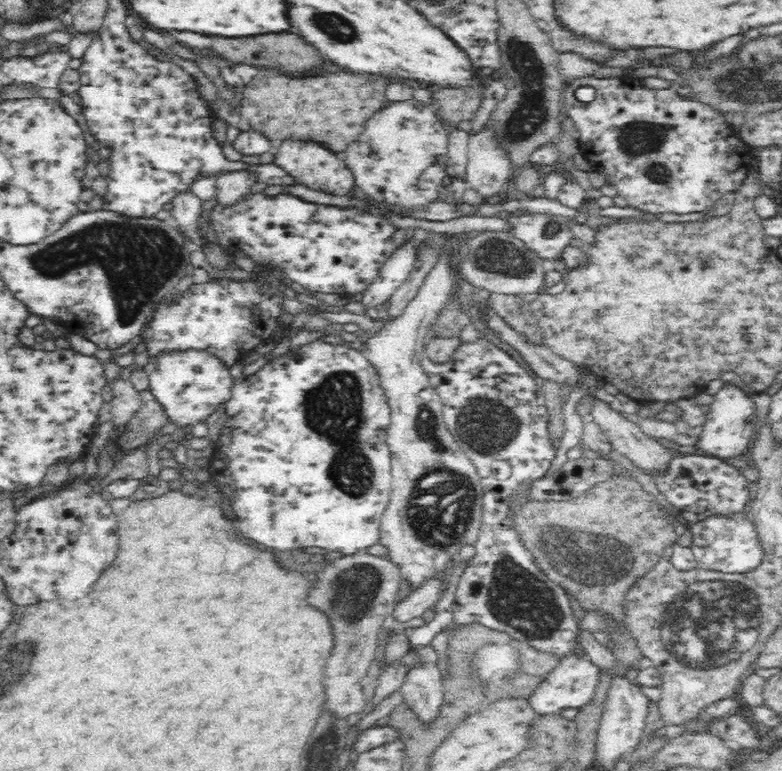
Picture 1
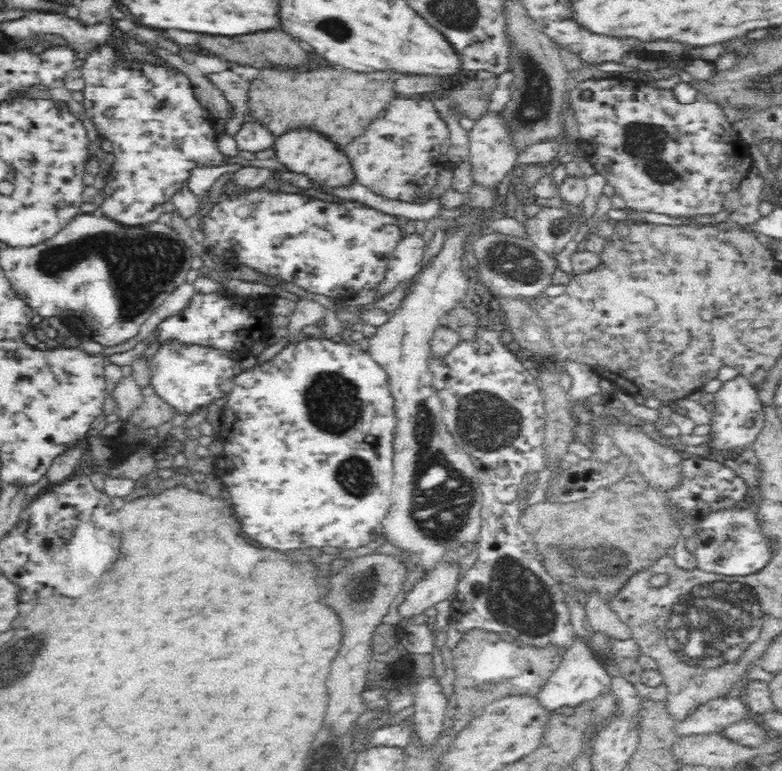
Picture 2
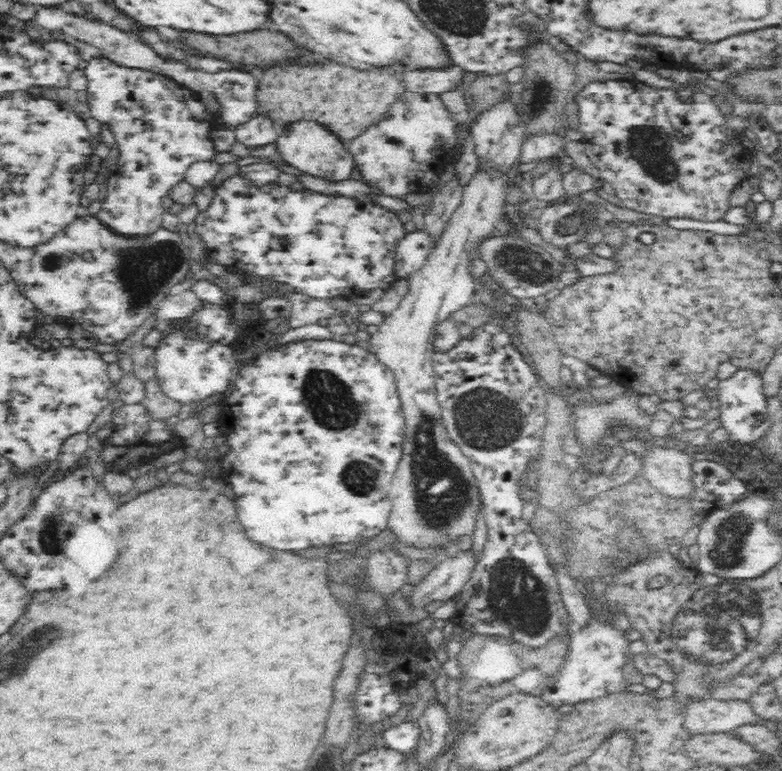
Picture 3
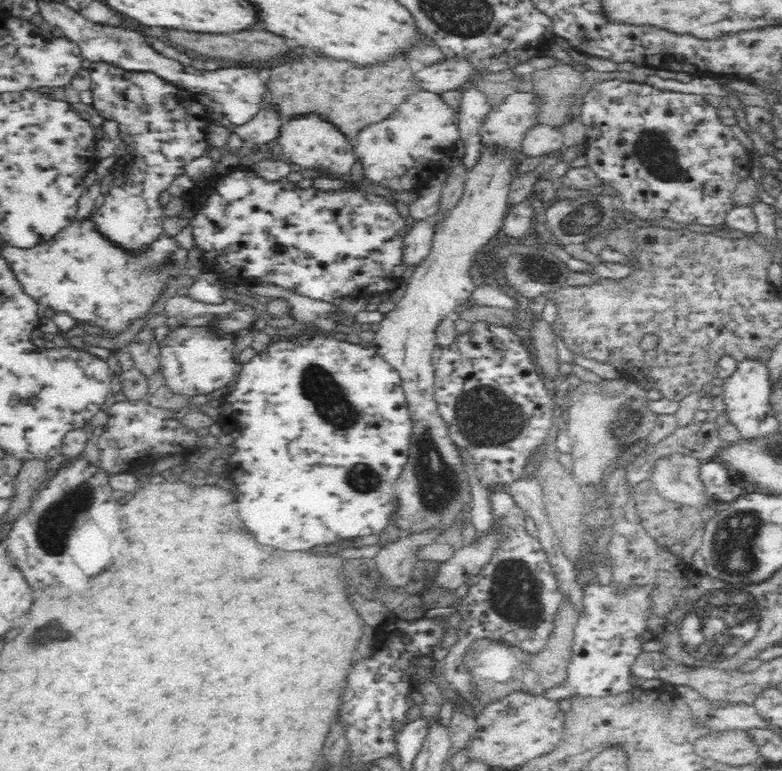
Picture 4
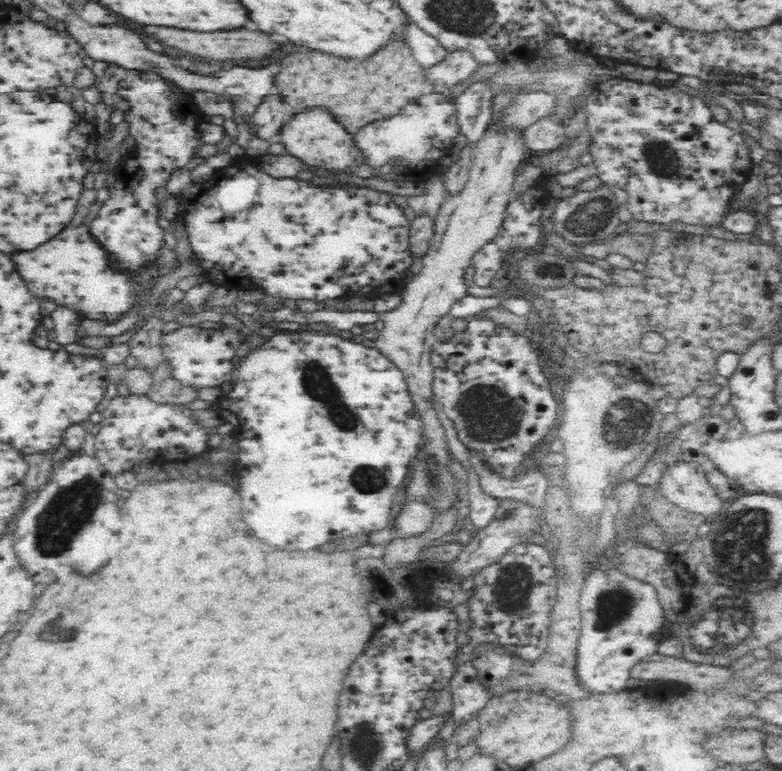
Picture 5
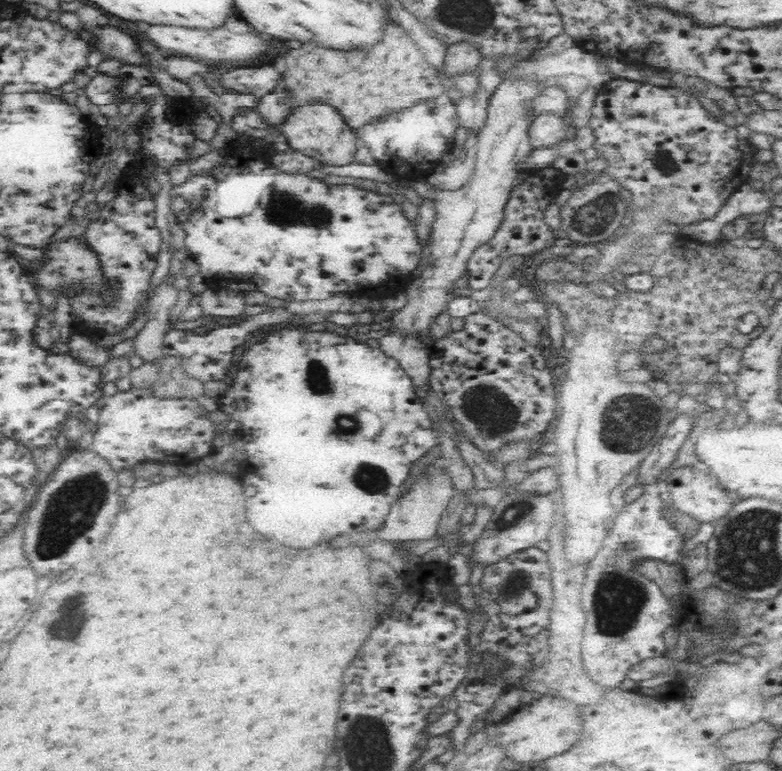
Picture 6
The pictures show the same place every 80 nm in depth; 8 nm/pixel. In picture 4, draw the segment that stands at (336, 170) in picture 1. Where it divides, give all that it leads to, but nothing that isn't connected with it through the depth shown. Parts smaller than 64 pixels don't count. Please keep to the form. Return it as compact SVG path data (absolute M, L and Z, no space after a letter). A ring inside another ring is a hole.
M300 118L288 122L288 126L282 126L278 140L277 153L284 158L290 159L293 164L302 164L304 169L317 170L316 166L324 166L324 174L335 178L351 178L350 168L356 162L356 152L354 146L348 142L348 136L344 136L338 126L332 122L322 122L320 118ZM350 156L350 160L348 160ZM334 166L334 168L330 168ZM330 172L330 174L326 174ZM340 172L340 174L338 174Z

